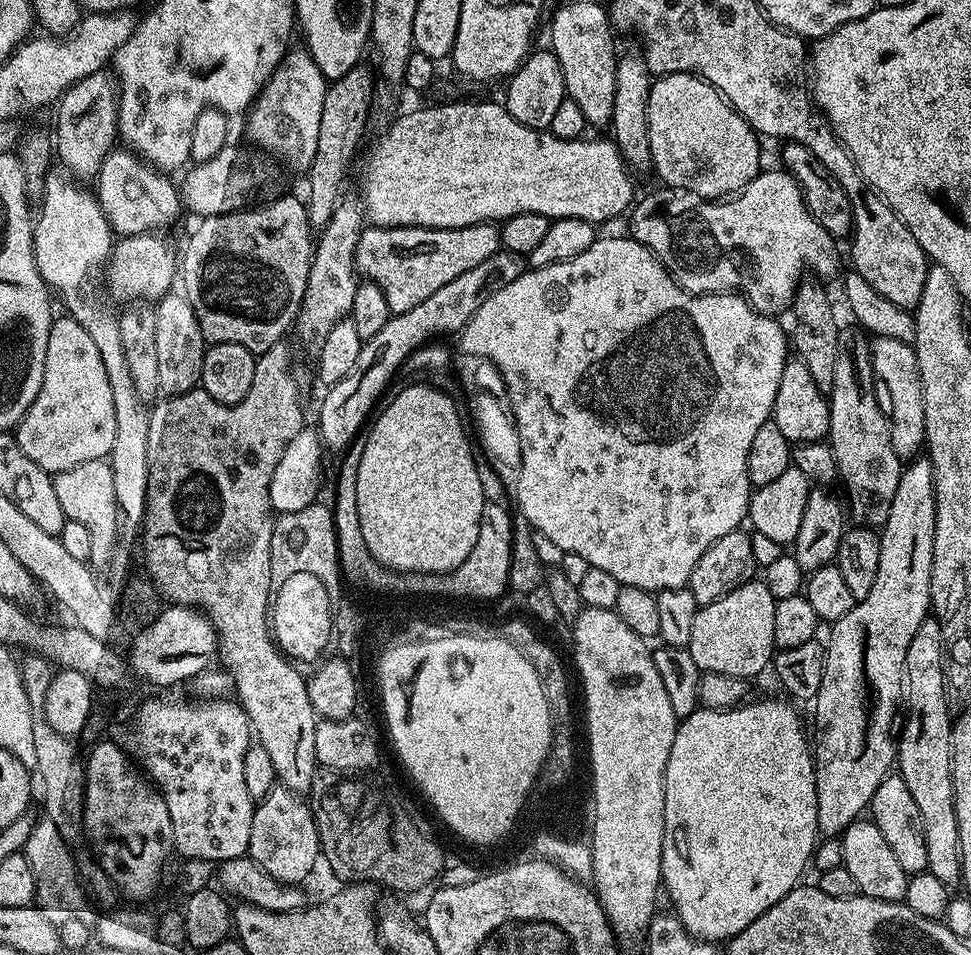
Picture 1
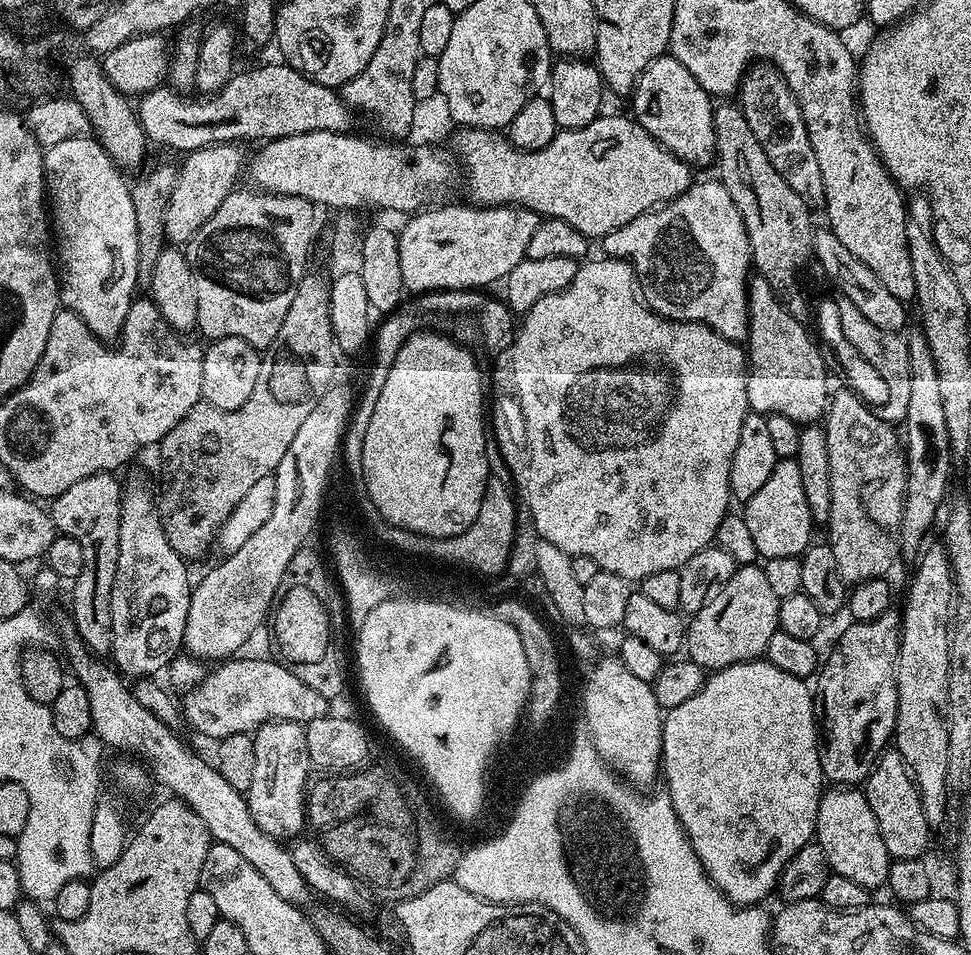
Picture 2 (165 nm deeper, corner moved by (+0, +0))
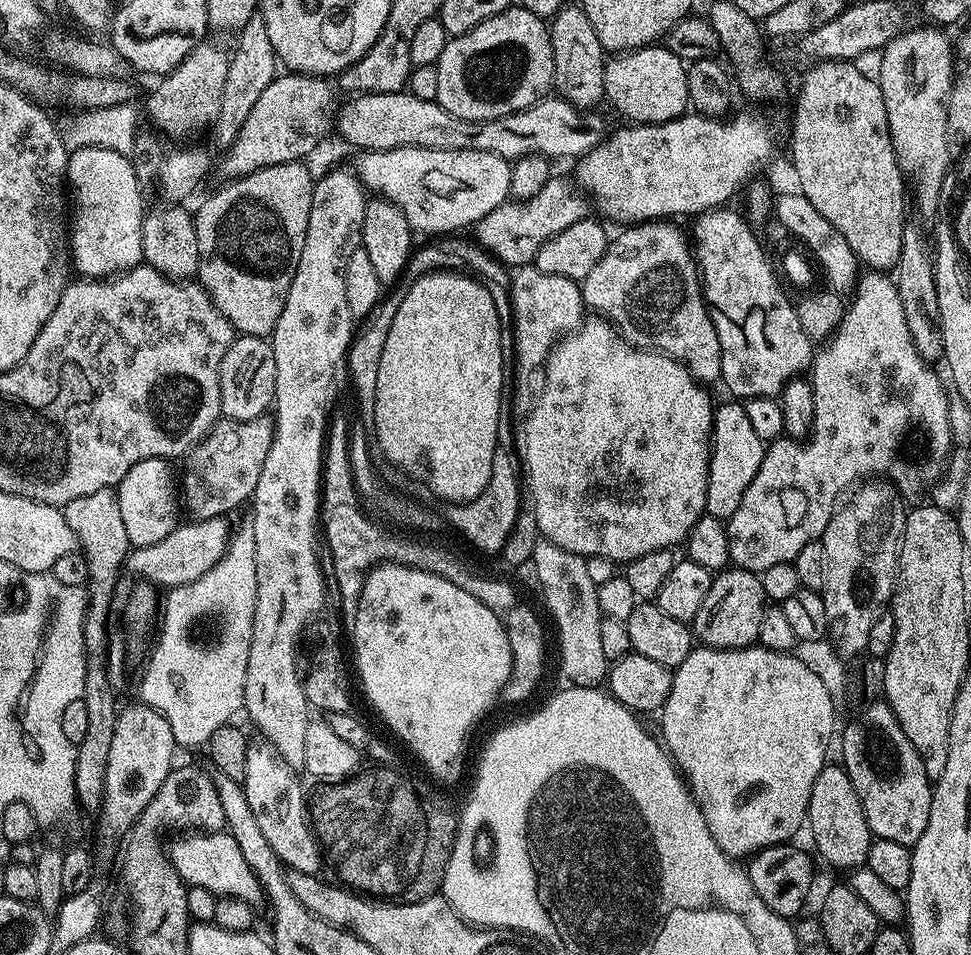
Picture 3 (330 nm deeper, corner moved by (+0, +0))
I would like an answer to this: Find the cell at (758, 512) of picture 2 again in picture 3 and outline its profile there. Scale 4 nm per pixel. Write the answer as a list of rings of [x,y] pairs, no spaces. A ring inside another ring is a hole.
[[[884,270],[865,271],[856,281],[852,298],[852,301],[850,299],[847,301],[844,317],[840,319],[840,325],[836,331],[819,345],[818,351],[812,357],[810,379],[814,390],[814,410],[817,412],[812,433],[808,435],[807,440],[781,438],[771,441],[765,447],[762,466],[758,466],[758,474],[754,474],[754,482],[750,482],[750,486],[746,486],[746,494],[742,494],[742,502],[738,505],[738,510],[734,510],[734,514],[726,521],[728,541],[730,542],[730,561],[737,568],[744,568],[748,572],[759,574],[770,570],[770,566],[778,566],[778,562],[793,563],[798,550],[802,550],[802,546],[823,537],[826,526],[836,513],[845,493],[869,478],[893,480],[893,482],[888,482],[894,485],[895,491],[901,497],[920,496],[927,488],[932,488],[939,482],[940,475],[943,474],[944,467],[948,464],[948,455],[952,452],[952,412],[948,409],[948,396],[944,393],[944,384],[940,381],[939,374],[932,369],[935,367],[929,361],[924,360],[922,354],[918,354],[918,346],[914,346],[914,338],[910,338],[910,326],[906,324],[906,313],[902,308],[902,298],[895,279]],[[824,412],[856,412],[856,424],[851,424],[850,421],[843,420],[840,416],[827,416]]]

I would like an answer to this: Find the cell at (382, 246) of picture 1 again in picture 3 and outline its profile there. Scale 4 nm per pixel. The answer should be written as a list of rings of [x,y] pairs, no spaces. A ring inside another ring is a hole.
[[[553,174],[546,186],[542,186],[542,190],[534,194],[534,198],[505,202],[502,206],[490,210],[486,218],[474,225],[475,242],[509,269],[515,270],[531,265],[538,250],[542,250],[548,239],[554,234],[562,234],[566,226],[574,226],[574,222],[589,215],[589,197],[569,177],[568,180],[560,174]]]

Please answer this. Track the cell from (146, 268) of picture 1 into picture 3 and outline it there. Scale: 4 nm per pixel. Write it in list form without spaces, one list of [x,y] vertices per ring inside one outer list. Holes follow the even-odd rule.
[[[280,74],[262,90],[250,118],[235,133],[232,145],[224,156],[225,177],[245,176],[254,170],[279,164],[295,164],[303,161],[334,128],[334,113],[337,111],[337,93],[327,79],[303,74]]]

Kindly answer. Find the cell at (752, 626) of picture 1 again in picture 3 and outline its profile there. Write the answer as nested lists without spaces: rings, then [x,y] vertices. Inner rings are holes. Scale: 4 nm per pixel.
[[[735,566],[719,573],[694,621],[694,636],[706,648],[751,648],[758,641],[758,626],[766,607],[759,575]]]

